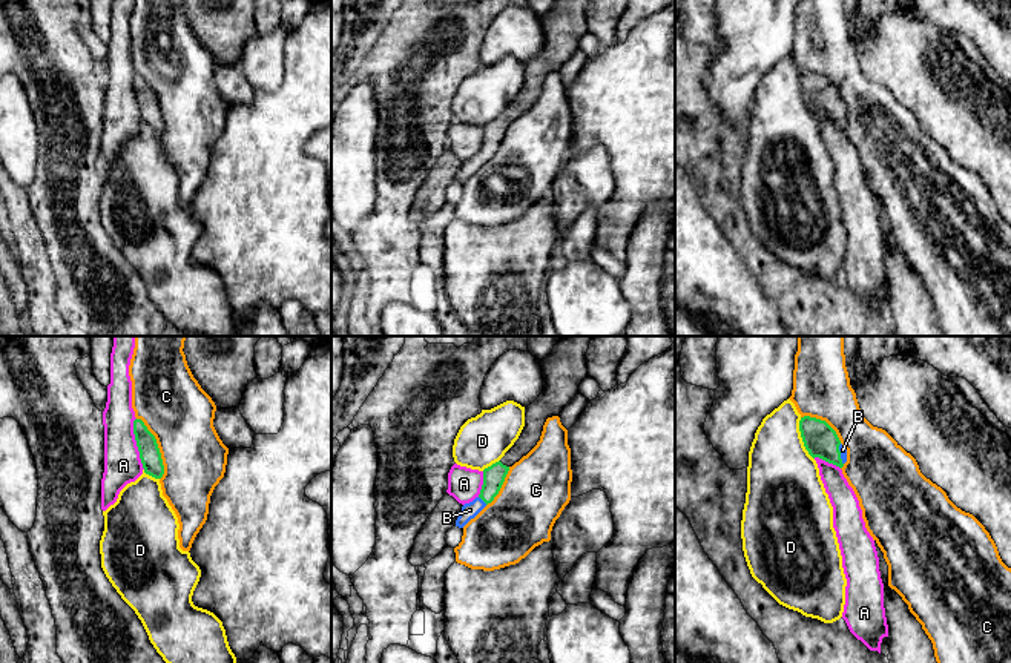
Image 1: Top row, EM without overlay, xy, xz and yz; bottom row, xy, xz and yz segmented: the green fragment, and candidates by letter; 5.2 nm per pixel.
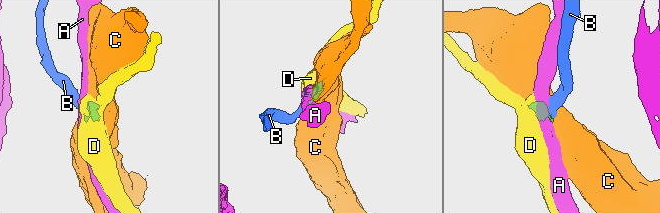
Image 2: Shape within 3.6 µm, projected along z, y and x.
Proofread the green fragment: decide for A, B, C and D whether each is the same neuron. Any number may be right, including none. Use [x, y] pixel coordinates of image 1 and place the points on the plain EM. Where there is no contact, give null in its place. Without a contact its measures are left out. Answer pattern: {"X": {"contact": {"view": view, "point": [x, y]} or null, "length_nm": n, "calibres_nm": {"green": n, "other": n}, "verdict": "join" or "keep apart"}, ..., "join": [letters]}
{"A": {"contact": {"view": "xy", "point": [137, 100]}, "length_nm": 280, "calibres_nm": {"green": 110, "other": 190}, "verdict": "keep apart"}, "B": {"contact": {"view": "xz", "point": [484, 157]}, "length_nm": 60, "calibres_nm": {"green": 110, "other": 80}, "verdict": "join"}, "C": {"contact": {"view": "xy", "point": [158, 105]}, "length_nm": 340, "calibres_nm": {"green": 110, "other": 360}, "verdict": "keep apart"}, "D": {"contact": {"view": "yz", "point": [803, 95]}, "length_nm": 240, "calibres_nm": {"green": 180, "other": 380}, "verdict": "keep apart"}, "join": ["B"]}

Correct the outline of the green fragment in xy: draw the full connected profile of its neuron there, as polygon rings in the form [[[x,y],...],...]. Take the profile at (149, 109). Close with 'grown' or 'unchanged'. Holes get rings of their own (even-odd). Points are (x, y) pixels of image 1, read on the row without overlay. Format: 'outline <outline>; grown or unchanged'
outline [[[141,75],[133,77],[133,91],[144,129],[155,135],[161,135],[164,121],[155,92],[147,86]]]; unchanged

